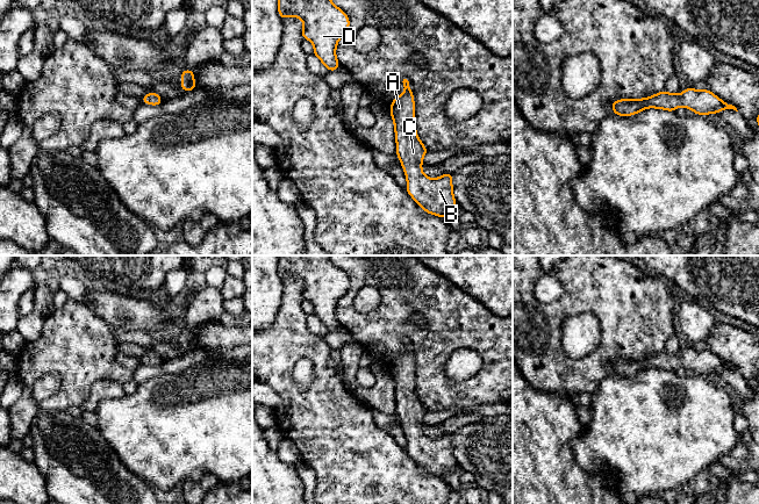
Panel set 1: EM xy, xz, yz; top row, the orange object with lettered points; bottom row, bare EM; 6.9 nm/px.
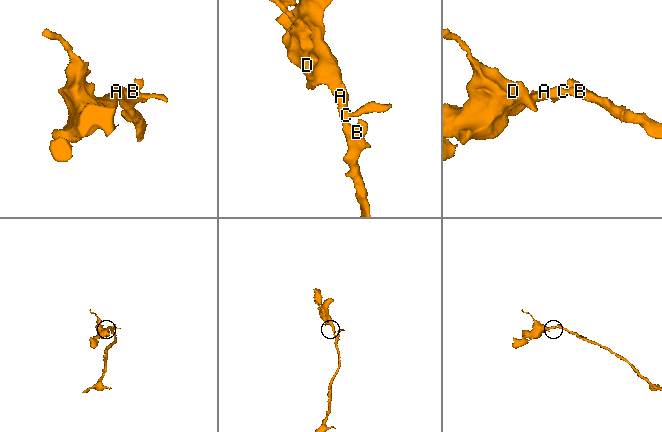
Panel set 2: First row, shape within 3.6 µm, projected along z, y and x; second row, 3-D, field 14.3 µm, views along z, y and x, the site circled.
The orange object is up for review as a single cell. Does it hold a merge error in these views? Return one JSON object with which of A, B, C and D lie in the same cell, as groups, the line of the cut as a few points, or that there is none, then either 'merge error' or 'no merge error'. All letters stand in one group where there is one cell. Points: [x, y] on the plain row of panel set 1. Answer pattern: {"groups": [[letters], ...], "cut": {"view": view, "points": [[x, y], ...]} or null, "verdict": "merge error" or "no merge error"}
{"groups": [["A", "B", "C", "D"]], "cut": null, "verdict": "no merge error"}

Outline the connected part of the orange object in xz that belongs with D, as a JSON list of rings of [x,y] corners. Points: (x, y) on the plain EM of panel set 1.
[[[278,255],[281,280],[296,276],[302,280],[302,298],[314,305],[314,315],[328,331],[337,331],[336,307],[350,287],[344,271],[336,267],[330,255]]]

